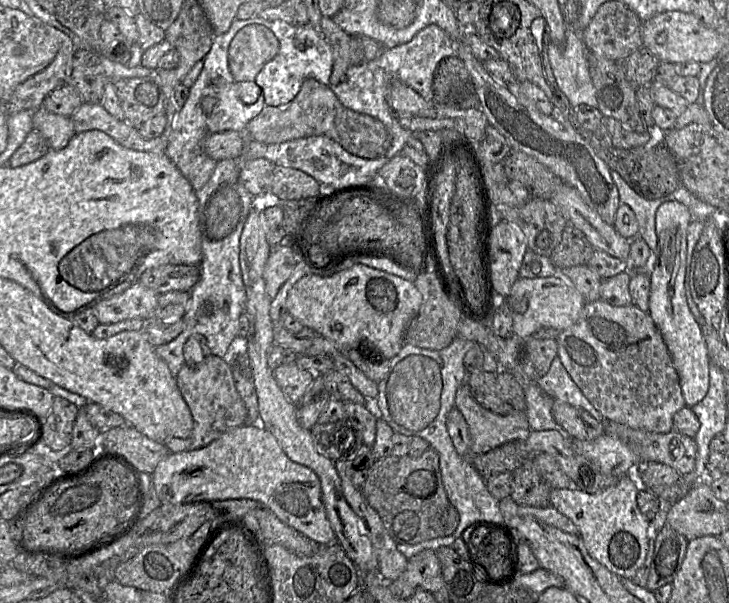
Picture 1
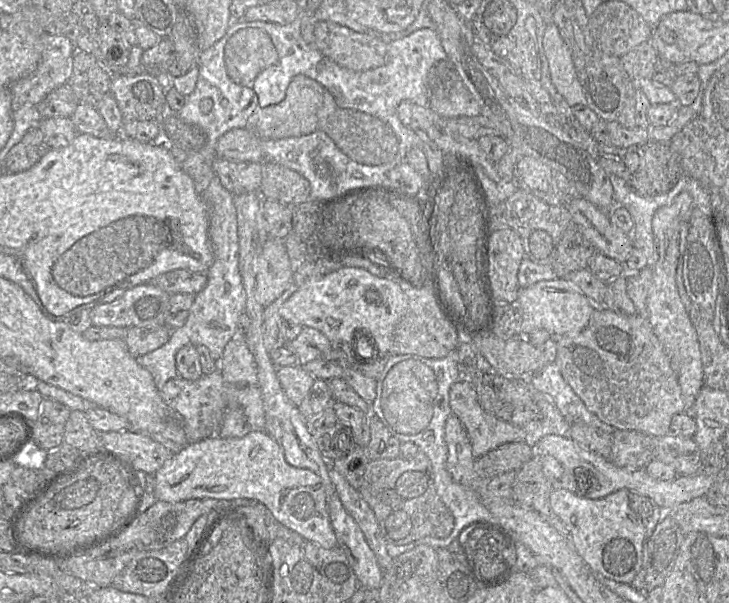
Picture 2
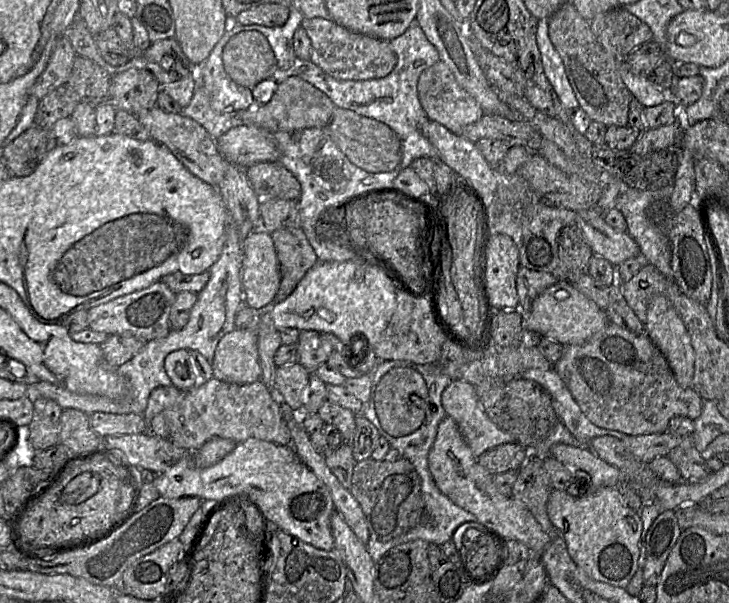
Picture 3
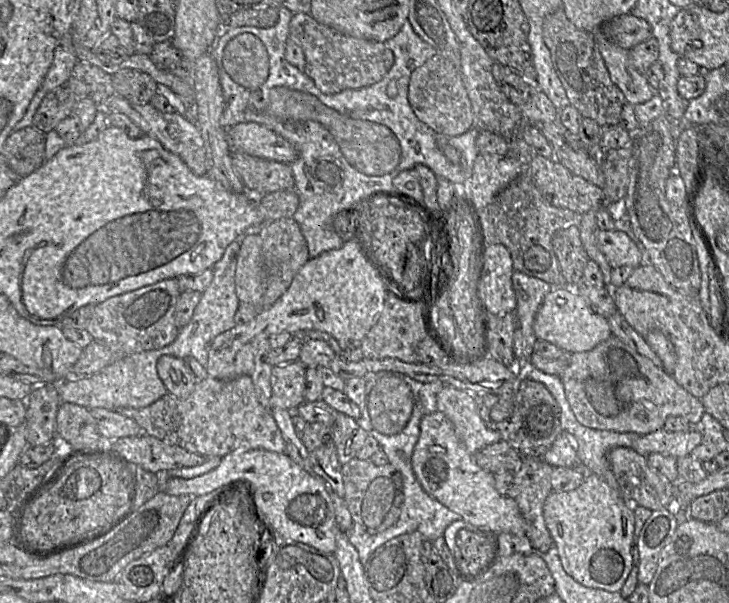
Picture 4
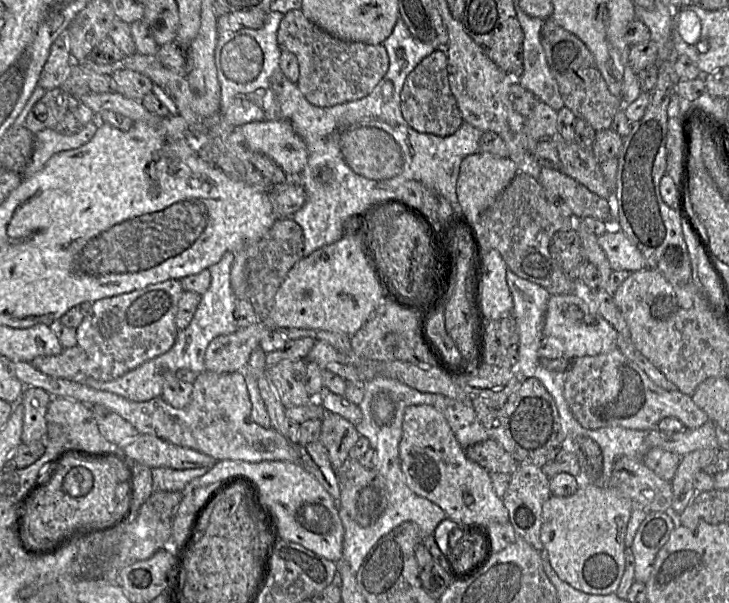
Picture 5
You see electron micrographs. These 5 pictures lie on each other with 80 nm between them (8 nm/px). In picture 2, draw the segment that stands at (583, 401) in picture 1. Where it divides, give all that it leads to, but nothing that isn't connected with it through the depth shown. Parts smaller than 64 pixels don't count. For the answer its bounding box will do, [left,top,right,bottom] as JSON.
[528,363,618,434]

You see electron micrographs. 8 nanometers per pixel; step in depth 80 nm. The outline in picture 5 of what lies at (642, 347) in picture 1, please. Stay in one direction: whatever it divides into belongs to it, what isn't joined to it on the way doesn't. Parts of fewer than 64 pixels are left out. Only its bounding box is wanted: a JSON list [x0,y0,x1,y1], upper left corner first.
[564,347,709,431]

